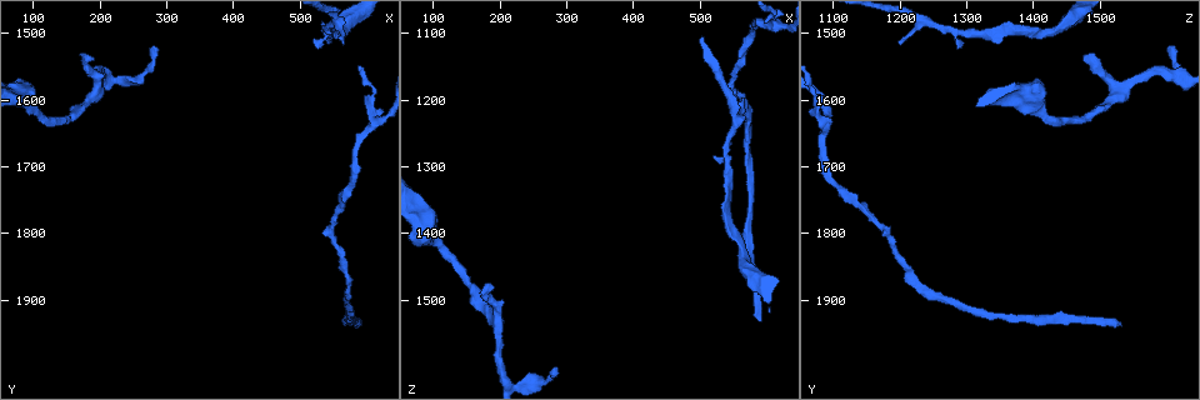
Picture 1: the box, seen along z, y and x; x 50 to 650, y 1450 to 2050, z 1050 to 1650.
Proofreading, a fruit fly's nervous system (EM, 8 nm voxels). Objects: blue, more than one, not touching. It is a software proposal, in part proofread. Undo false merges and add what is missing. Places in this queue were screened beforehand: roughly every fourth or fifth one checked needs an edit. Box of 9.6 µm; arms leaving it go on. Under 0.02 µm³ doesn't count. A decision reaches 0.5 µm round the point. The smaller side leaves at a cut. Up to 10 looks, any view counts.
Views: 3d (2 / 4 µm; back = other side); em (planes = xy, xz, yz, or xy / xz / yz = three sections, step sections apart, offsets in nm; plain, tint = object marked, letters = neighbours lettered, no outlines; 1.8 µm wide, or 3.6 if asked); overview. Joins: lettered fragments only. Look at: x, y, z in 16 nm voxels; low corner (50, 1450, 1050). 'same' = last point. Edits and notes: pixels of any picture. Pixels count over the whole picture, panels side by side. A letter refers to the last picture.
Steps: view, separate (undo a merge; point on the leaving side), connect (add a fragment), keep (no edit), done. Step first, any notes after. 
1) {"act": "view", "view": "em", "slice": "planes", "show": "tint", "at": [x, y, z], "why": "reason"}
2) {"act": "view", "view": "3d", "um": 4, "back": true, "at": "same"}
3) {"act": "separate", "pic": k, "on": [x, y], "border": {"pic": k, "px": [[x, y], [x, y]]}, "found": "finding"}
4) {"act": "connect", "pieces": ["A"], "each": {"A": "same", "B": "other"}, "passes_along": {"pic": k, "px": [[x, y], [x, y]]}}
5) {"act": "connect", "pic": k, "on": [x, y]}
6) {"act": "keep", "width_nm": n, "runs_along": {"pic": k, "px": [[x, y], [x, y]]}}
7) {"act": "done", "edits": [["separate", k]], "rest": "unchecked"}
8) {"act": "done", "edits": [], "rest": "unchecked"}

{"act": "view", "view": "3d", "um": 2, "at": [190, 1535, 1485], "why": "an open end"}

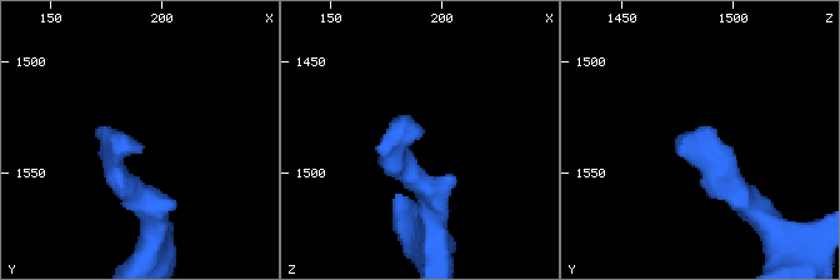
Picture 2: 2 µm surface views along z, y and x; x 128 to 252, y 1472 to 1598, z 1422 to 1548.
{"act": "view", "view": "em", "slice": "planes", "show": "plain", "at": [189, 1536, 1483]}

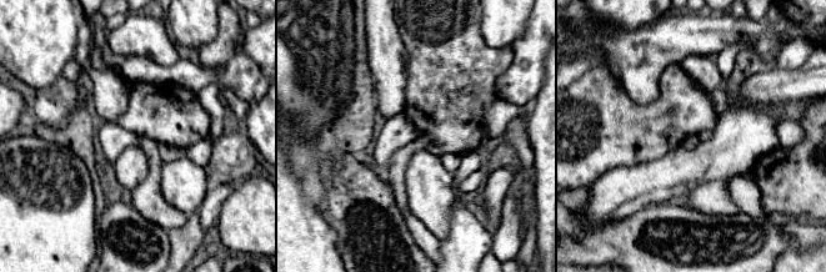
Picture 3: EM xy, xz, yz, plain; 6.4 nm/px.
{"act": "view", "view": "em", "slice": "planes", "show": "letters", "at": "same"}

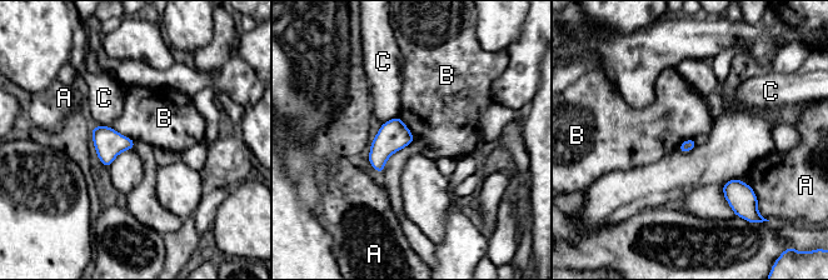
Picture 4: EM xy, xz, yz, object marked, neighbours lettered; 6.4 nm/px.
{"act": "keep", "each": {"A": "other", "B": "other", "C": "other"}, "border": {"pic": 4, "px": [[399, 116], [410, 131], [414, 143]]}, "found": "none of them fits"}

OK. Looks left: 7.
{"act": "view", "view": "em", "slice": "planes", "show": "plain", "at": [280, 1525, 1600], "why": "thin end"}

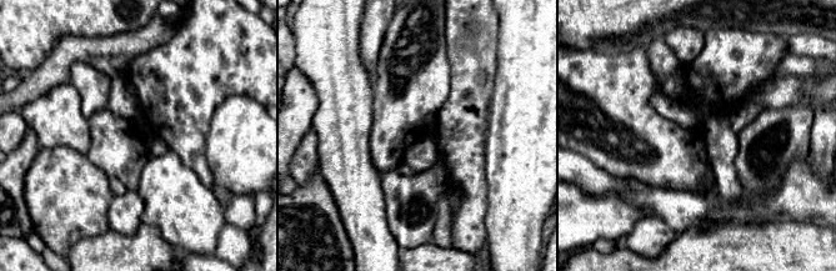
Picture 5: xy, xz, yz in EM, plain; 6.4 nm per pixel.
{"act": "view", "view": "em", "slice": "planes", "show": "letters", "at": "same", "why": "what lies round it"}

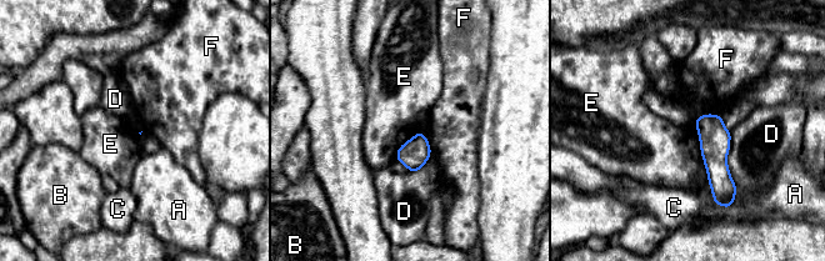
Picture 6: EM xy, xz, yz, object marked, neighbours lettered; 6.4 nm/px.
{"act": "keep", "each": {"A": "other", "B": "other", "C": "other", "D": "other", "E": "other", "F": "other"}, "runs_along": {"pic": 6, "px": [[708, 116], [714, 137], [719, 200]]}, "found": "none of them fits"}

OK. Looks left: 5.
{"act": "view", "view": "em", "slice": "planes", "show": "tint", "at": [610, 1635, 1090], "why": "three-way junction"}

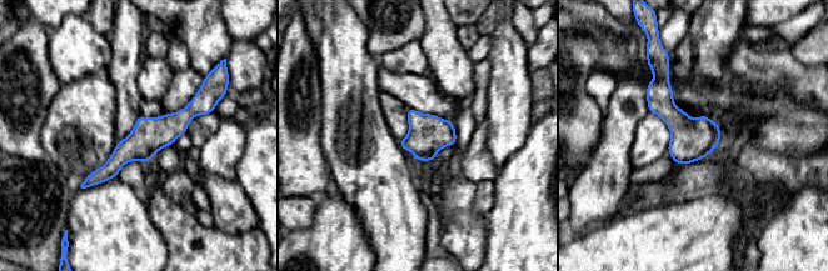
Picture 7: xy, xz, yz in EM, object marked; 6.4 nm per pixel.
{"act": "view", "view": "em", "slice": "planes", "show": "letters", "at": "same"}

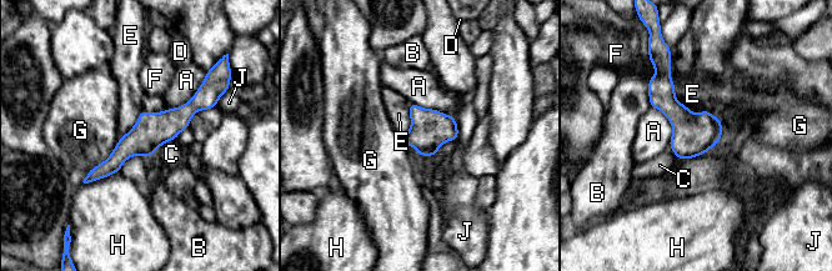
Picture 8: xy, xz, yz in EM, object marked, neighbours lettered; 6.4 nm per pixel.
{"act": "keep", "width_nm": 220, "each": {"A": "other", "B": "other", "C": "other", "D": "other", "E": "other", "F": "other", "G": "other", "H": "other", "J": "other"}, "border": {"pic": 8, "px": [[673, 83], [681, 103], [703, 110]]}, "found": "one neuron here"}

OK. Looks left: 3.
{"act": "view", "view": "3d", "um": 2, "at": [570, 1510, 1200], "why": "tapers out"}

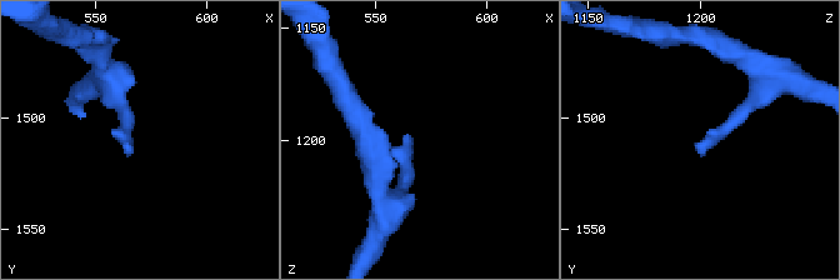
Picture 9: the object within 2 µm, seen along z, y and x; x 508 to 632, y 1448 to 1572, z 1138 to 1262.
{"act": "view", "view": "em", "slice": "yz", "step": 16, "show": "tint", "at": [564, 1515, 1198], "why": "now the EM"}

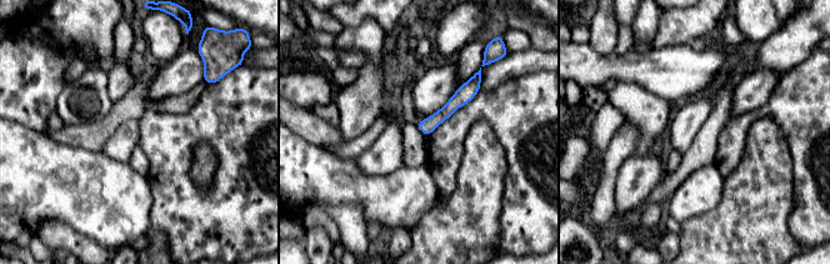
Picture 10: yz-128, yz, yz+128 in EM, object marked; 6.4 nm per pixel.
{"act": "view", "view": "em", "slice": "planes", "show": "letters", "at": "same"}

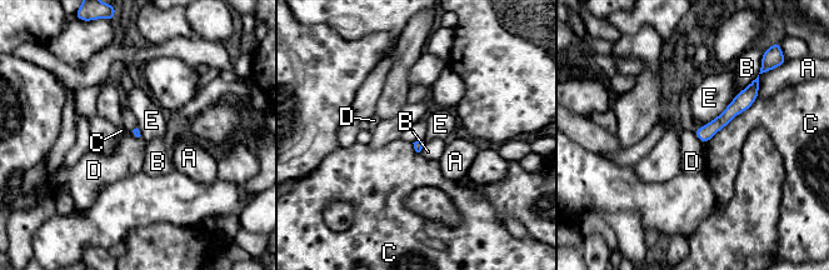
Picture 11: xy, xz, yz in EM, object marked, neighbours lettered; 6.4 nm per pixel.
{"act": "keep", "each": {"A": "other", "B": "other", "C": "other", "D": "other", "E": "other"}, "border": {"pic": 11, "px": [[694, 130], [703, 144]]}, "found": "none of them fits"}

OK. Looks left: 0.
{"act": "done", "edits": [], "rest": "unchecked"}

